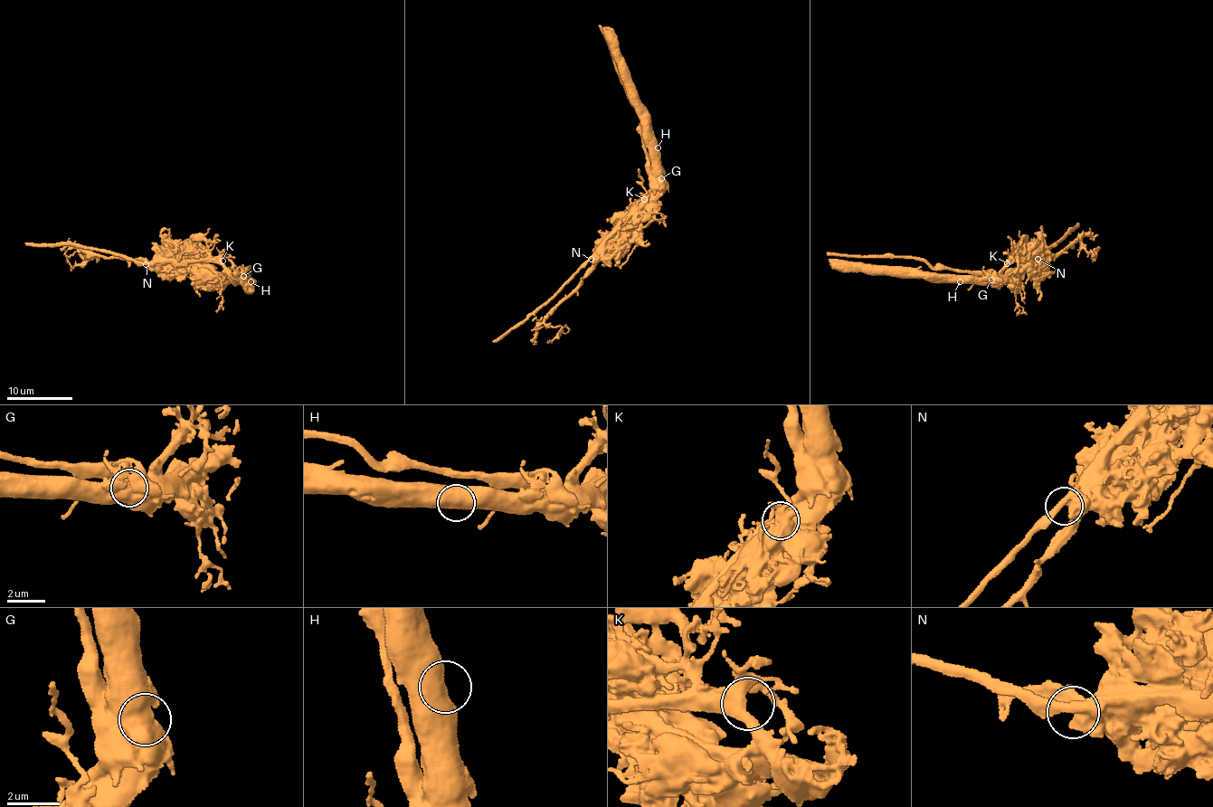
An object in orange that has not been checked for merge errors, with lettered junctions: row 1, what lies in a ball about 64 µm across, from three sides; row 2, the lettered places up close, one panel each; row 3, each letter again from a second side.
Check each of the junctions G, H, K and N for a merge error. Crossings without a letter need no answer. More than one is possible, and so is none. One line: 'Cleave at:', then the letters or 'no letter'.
Cleave at: G

